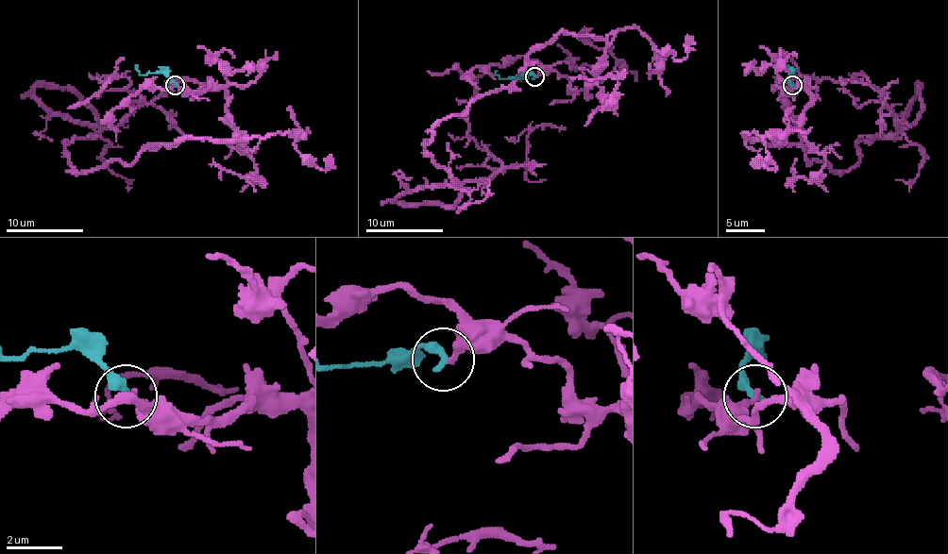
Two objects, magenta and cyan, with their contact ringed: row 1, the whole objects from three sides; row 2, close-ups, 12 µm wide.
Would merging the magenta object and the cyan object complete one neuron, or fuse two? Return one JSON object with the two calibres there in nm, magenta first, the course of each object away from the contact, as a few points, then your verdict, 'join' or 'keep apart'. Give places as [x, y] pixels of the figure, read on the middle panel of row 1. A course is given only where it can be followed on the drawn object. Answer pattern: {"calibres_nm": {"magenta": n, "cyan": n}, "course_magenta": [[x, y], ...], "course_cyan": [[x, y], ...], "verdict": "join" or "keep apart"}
{"calibres_nm": {"magenta": 300, "cyan": 360}, "course_magenta": [[535, 76], [586, 94], [603, 40], [559, 32], [435, 127], [460, 181], [499, 170], [472, 80], [427, 71]], "course_cyan": [[533, 76], [528, 73], [522, 76], [500, 78], [497, 71]], "verdict": "keep apart"}

